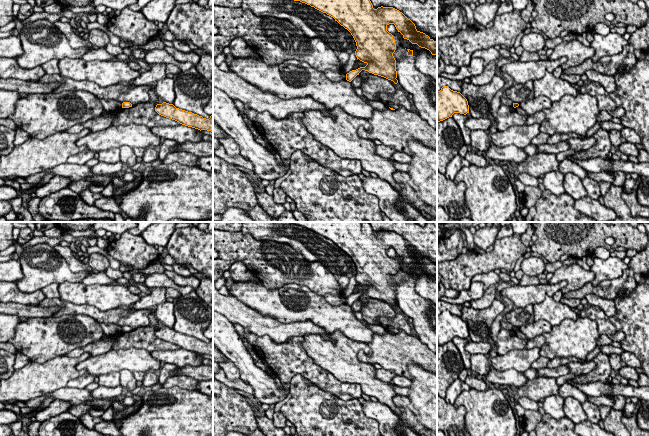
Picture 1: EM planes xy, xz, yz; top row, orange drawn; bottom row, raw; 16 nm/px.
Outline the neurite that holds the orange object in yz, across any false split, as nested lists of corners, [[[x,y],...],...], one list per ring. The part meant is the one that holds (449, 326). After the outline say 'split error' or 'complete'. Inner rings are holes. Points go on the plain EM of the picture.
[[[443,310],[437,315],[437,346],[452,341],[454,337],[469,337],[468,325],[460,316]]]; complete

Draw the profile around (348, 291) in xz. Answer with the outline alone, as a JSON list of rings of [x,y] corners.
[[[355,276],[354,277],[351,277],[349,279],[349,283],[348,283],[347,287],[345,288],[342,296],[345,297],[345,298],[347,298],[350,295],[352,295],[353,294],[354,287],[356,286],[356,284],[357,284],[357,281],[355,279]]]

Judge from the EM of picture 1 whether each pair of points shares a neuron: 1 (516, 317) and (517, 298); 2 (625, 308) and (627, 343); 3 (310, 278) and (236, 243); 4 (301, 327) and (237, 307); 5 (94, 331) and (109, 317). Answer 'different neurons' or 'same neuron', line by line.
1: different neurons
2: same neuron
3: same neuron
4: same neuron
5: different neurons

